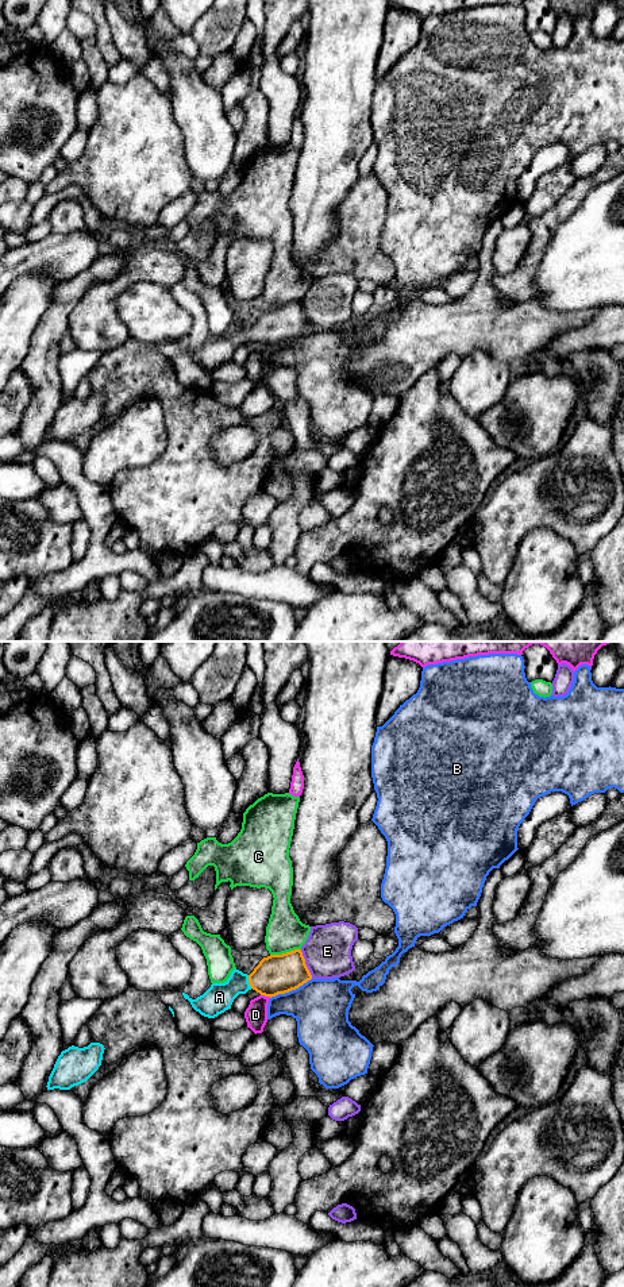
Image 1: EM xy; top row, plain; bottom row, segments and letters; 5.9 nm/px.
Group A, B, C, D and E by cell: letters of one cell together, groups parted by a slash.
A / B / C / D / E

